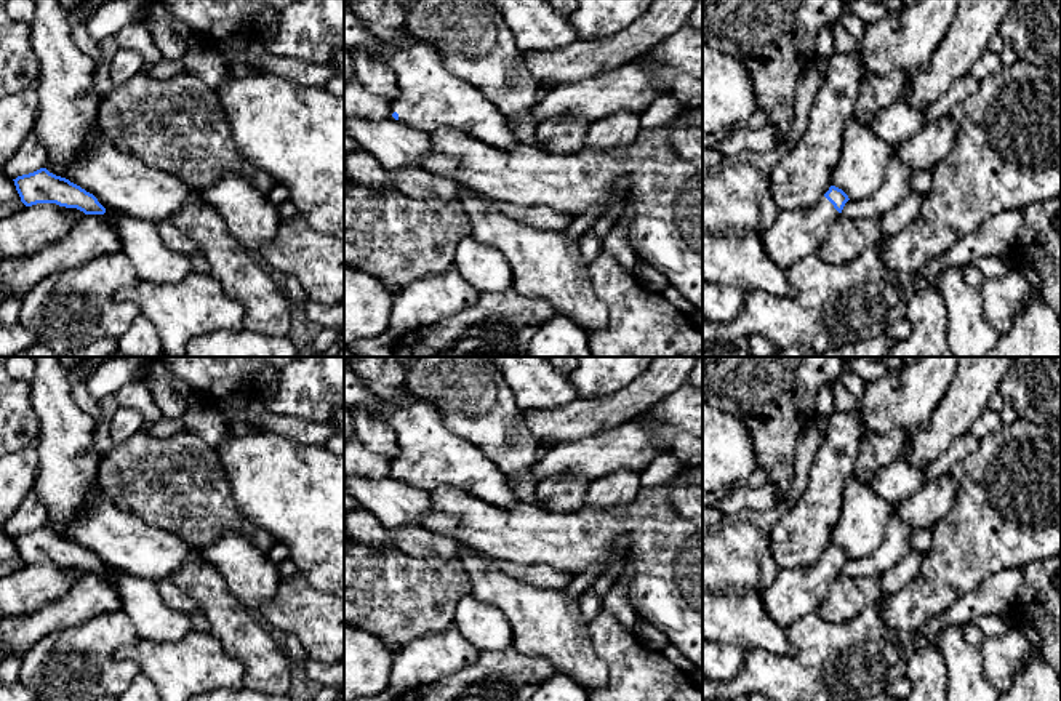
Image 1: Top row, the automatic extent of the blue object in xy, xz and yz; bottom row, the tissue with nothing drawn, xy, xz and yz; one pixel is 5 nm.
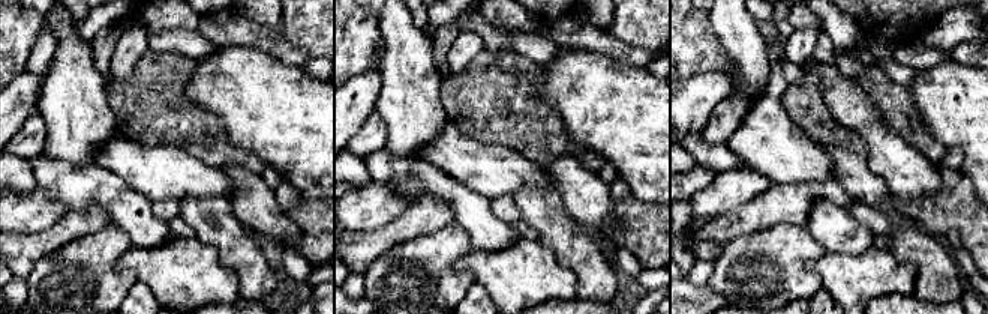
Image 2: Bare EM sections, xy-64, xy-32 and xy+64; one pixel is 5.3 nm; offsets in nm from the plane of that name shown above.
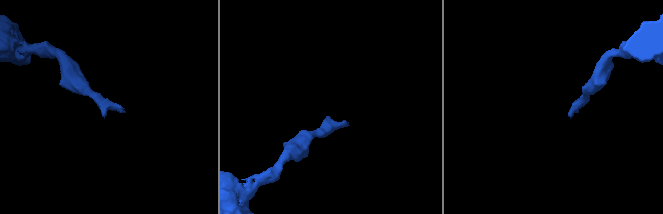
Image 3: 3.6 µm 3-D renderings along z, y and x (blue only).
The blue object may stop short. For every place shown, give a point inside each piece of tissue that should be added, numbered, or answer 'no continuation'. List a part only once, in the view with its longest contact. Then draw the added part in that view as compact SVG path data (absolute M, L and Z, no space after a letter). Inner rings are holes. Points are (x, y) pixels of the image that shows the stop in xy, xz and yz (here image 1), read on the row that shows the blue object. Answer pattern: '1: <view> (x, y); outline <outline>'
1: yz (796, 234); outline M823 195L805 210L779 210L770 227L759 227L762 245L781 269L816 254L840 213Z

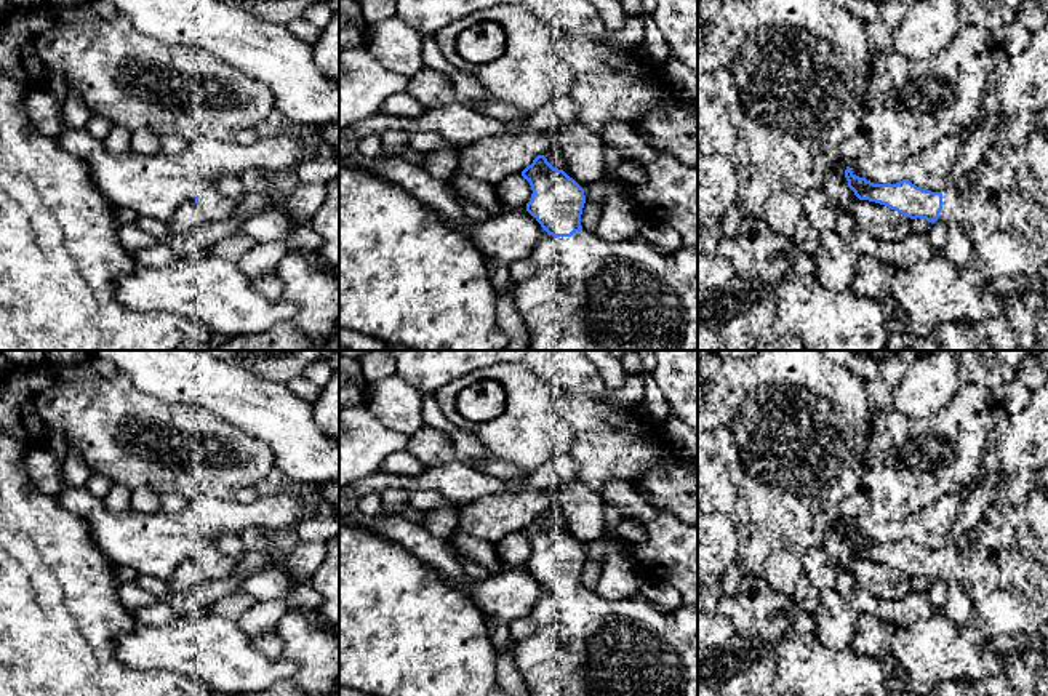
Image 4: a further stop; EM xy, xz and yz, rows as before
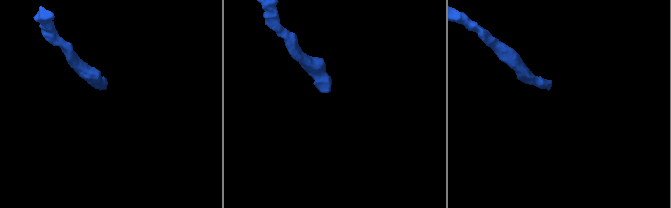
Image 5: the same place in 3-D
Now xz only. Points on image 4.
1: xz (599, 295); outline M584 229L555 240L555 262L512 290L530 334L528 350L698 350L698 250L664 251L642 238L608 242Z

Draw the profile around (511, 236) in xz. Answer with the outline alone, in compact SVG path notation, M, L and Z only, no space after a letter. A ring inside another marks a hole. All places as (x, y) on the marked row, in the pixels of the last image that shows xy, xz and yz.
M432 208L430 211L446 226L469 237L485 259L506 266L530 258L542 237L541 224L528 211L501 211L485 221L472 222L469 227L453 222Z

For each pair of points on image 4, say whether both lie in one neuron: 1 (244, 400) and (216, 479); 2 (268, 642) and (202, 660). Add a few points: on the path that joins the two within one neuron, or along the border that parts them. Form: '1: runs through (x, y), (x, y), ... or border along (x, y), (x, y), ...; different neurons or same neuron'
1: border along (202, 408), (236, 426); different neurons
2: border along (256, 644), (268, 656), (280, 658); different neurons

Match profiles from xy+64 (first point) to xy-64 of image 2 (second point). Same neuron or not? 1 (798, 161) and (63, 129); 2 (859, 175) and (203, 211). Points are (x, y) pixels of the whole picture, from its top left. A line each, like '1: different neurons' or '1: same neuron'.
1: different neurons
2: same neuron

